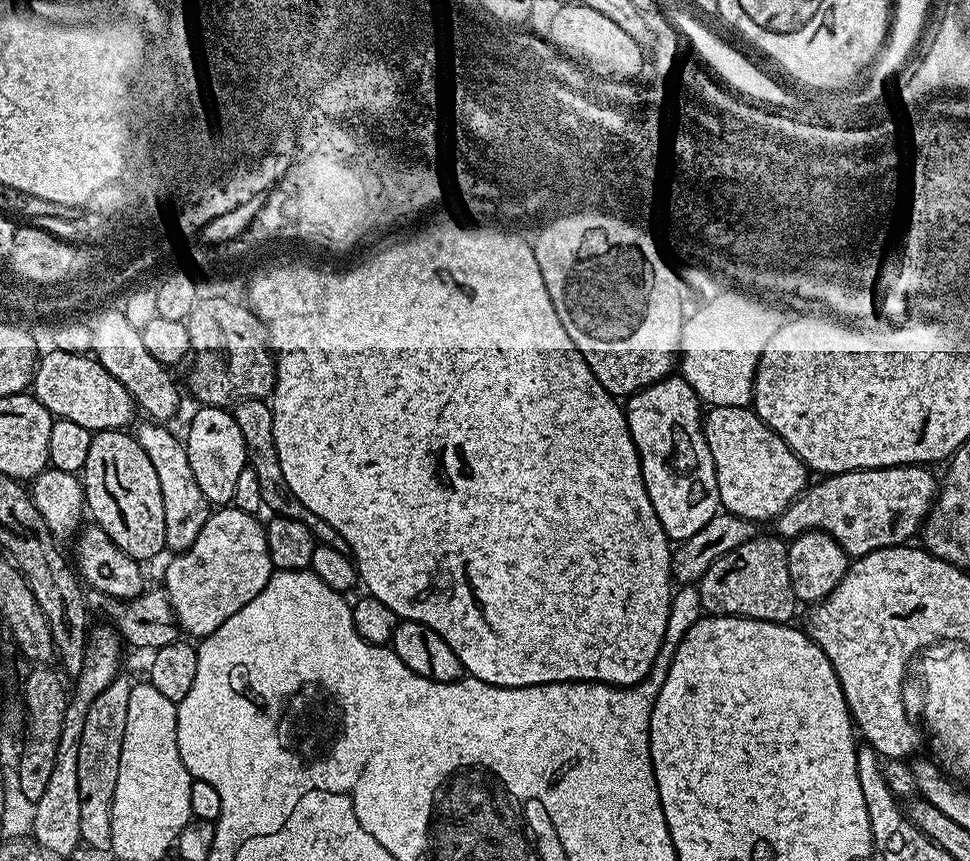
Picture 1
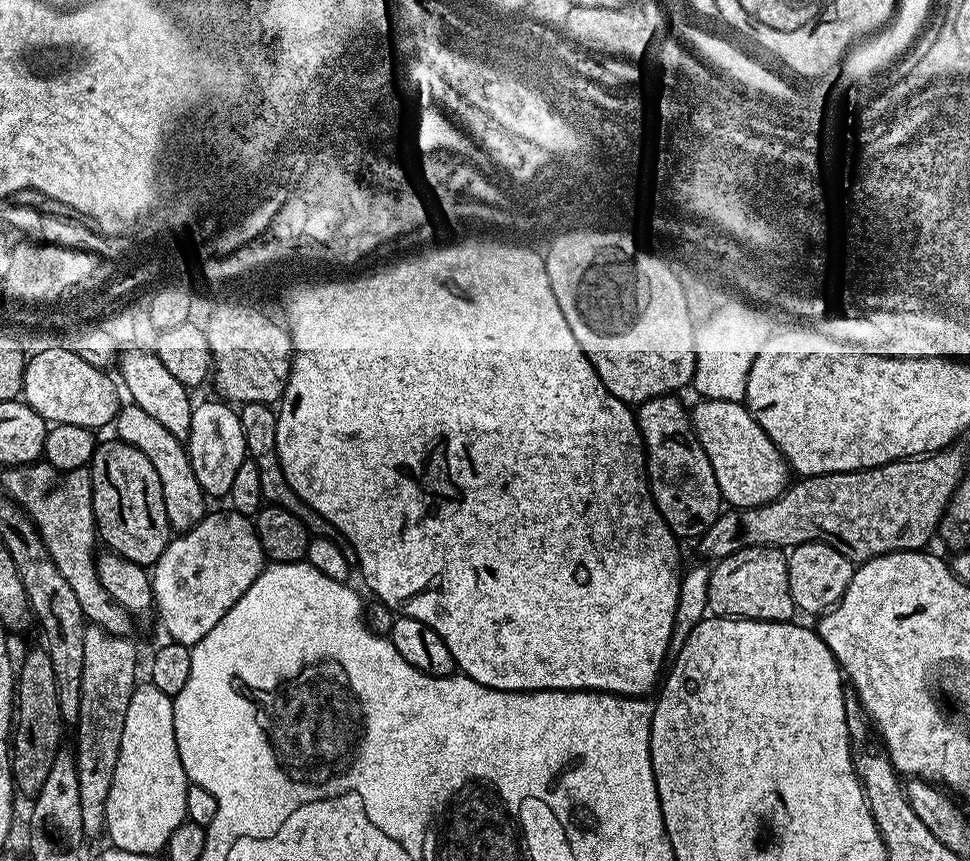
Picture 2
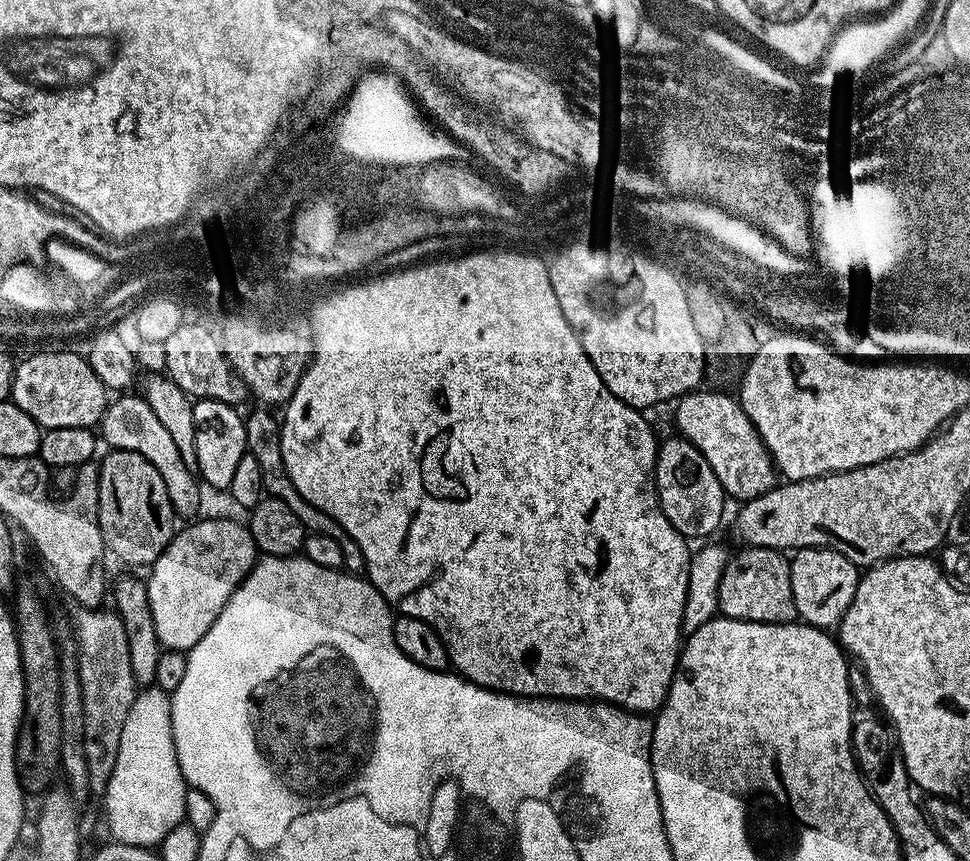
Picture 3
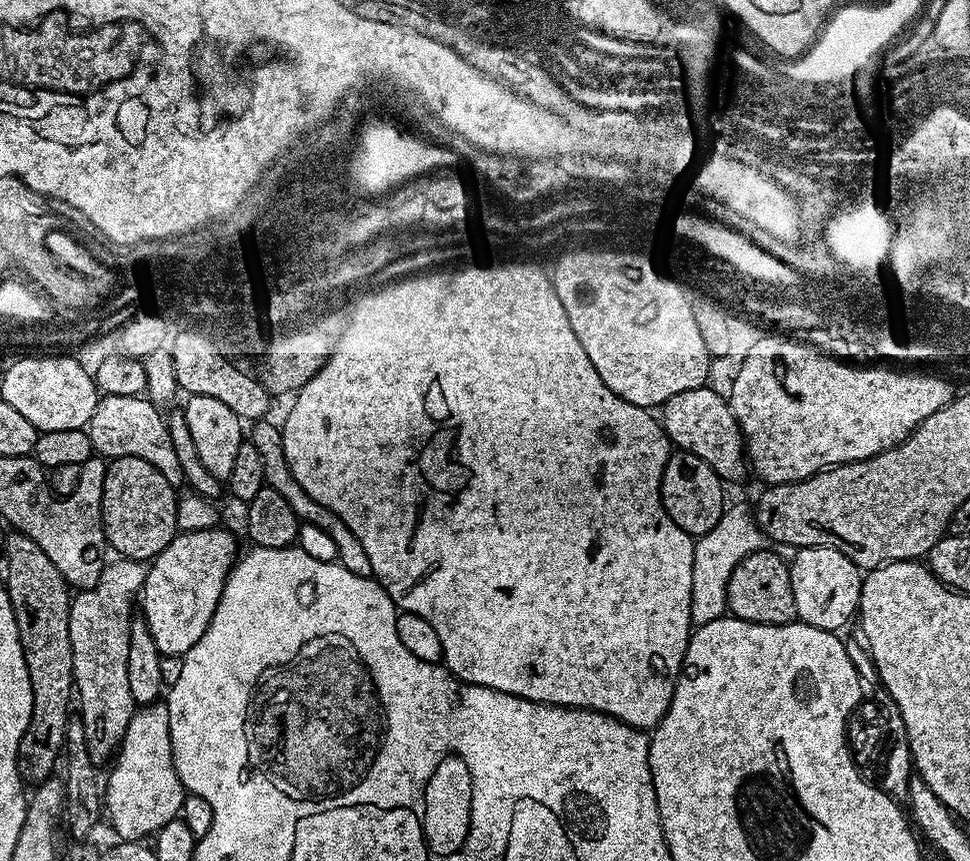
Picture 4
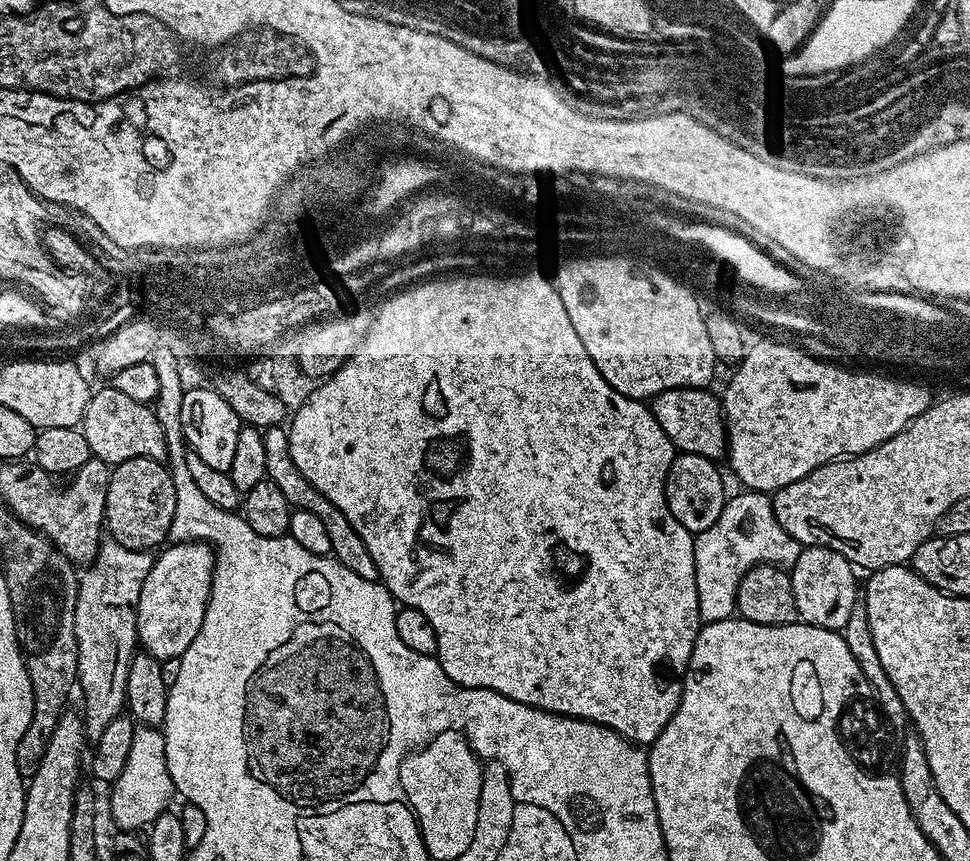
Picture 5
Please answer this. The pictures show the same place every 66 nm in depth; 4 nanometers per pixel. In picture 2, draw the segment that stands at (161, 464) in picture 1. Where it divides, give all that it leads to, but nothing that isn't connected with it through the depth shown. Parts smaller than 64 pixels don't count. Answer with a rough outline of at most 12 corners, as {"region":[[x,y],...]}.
{"region":[[137,404],[115,435],[142,450],[162,482],[173,533],[206,514],[187,447]]}

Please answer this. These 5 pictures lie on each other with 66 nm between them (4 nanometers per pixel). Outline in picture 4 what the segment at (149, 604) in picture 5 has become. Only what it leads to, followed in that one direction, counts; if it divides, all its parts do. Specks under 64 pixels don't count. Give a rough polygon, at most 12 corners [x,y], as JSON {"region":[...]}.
{"region":[[180,532],[148,564],[142,615],[161,656],[206,634],[236,540]]}

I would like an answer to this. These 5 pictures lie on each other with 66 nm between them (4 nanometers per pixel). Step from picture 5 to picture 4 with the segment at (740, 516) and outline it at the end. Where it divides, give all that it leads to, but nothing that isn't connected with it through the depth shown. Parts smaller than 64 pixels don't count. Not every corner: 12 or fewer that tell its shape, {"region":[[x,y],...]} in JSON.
{"region":[[725,507],[696,540],[693,625],[725,615],[734,566],[765,547],[753,509]]}

